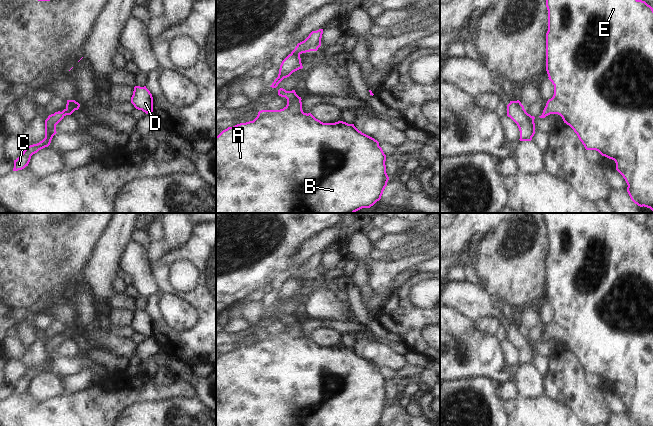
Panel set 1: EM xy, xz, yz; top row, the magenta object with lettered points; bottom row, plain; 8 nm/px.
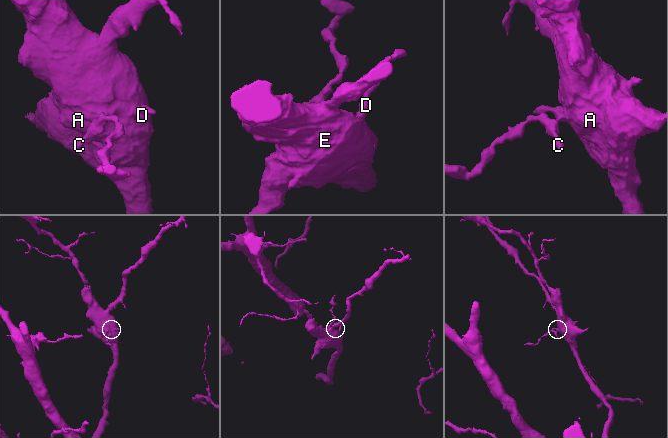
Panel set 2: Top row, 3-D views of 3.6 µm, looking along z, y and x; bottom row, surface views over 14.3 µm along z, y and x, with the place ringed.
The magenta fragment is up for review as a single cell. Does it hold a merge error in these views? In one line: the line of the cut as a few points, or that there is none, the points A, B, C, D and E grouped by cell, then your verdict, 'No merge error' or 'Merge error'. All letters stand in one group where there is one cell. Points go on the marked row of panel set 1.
No split. Groups: A B C D E. No merge error.

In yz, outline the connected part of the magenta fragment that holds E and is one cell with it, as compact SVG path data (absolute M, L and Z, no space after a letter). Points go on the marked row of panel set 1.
M546 0L548 10L548 31L546 33L546 71L548 79L554 85L554 95L546 103L540 118L550 114L558 114L564 123L569 125L577 134L586 150L596 150L602 156L612 159L616 163L616 170L623 176L628 187L627 192L631 200L640 207L647 207L653 211L653 8L642 0Z

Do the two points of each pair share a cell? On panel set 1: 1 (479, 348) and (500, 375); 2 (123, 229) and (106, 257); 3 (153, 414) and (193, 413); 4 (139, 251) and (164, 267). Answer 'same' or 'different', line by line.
1: same
2: same
3: same
4: different

